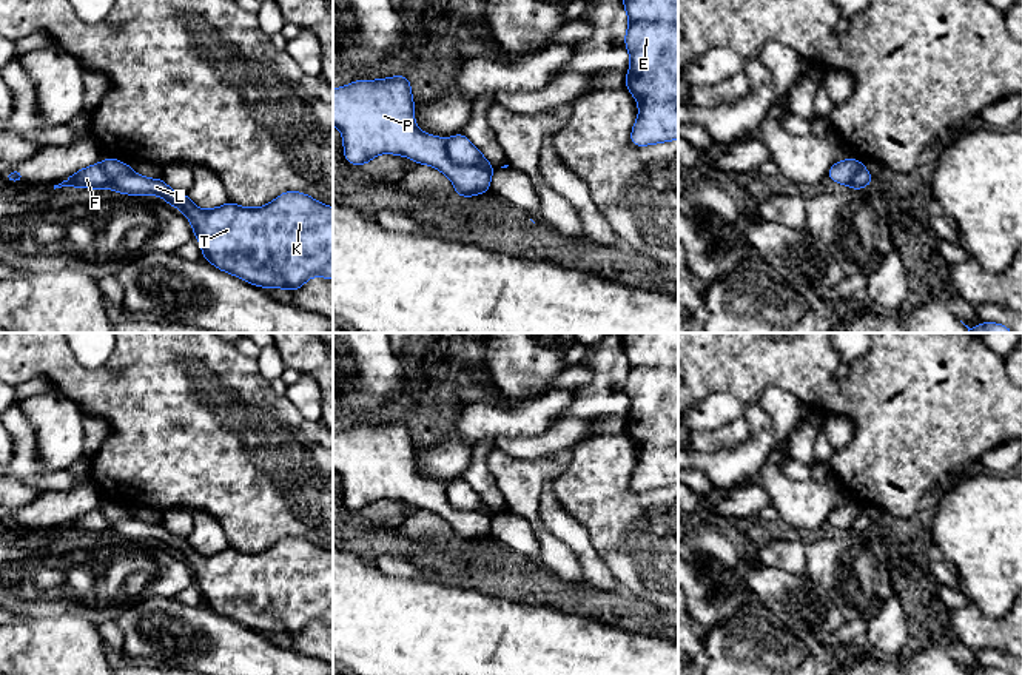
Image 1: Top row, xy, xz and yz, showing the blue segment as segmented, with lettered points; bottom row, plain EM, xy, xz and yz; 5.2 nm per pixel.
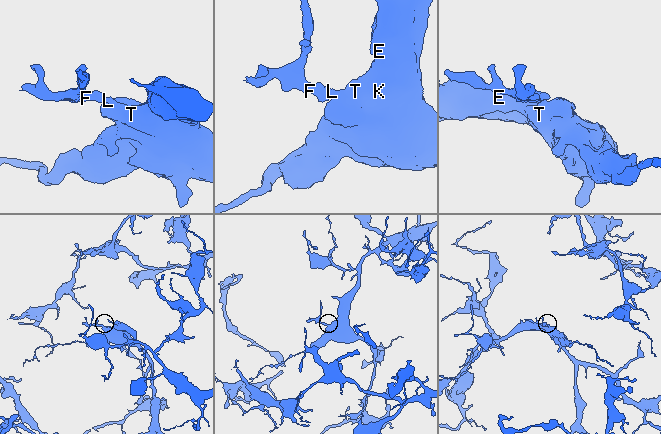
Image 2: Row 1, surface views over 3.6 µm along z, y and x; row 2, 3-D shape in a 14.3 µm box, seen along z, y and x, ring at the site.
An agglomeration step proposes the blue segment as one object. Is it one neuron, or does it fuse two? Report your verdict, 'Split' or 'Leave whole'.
Split

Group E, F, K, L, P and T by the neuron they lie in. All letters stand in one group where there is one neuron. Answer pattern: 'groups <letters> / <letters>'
groups E K L T / F P

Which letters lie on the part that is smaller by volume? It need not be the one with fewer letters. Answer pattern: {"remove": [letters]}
{"remove": ["F", "P"]}

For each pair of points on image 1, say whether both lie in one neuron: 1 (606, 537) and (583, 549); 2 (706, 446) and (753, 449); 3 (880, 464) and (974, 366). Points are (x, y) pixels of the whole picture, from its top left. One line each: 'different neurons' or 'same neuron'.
1: different neurons
2: different neurons
3: same neuron

